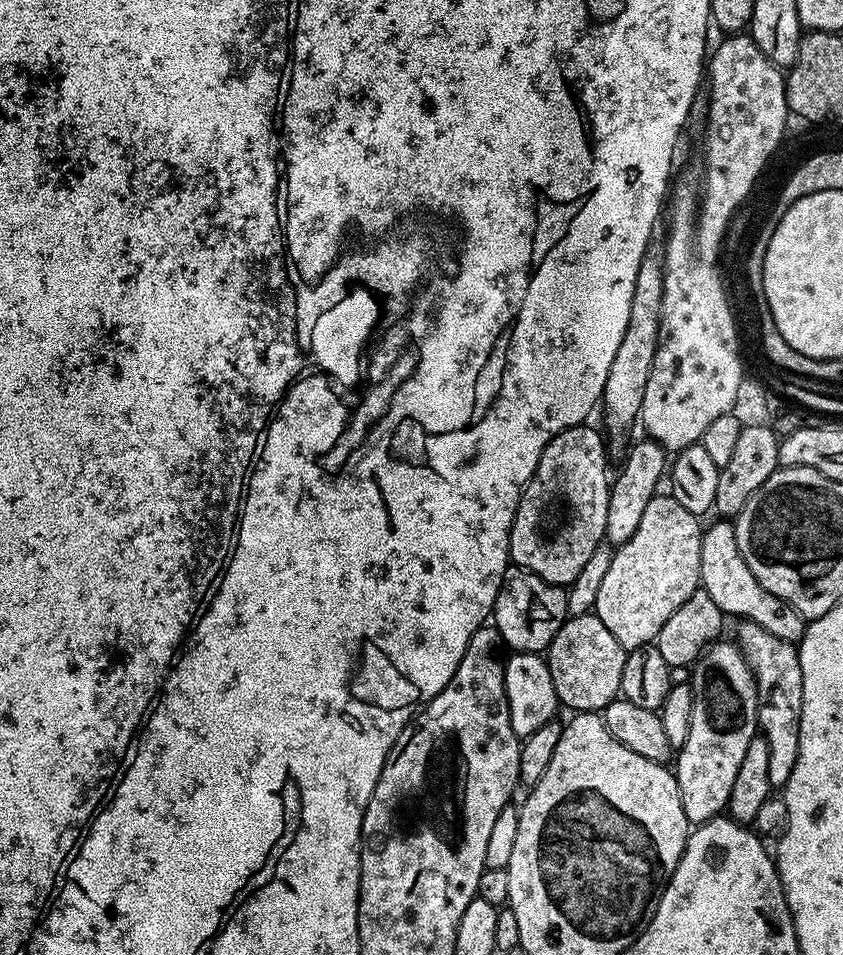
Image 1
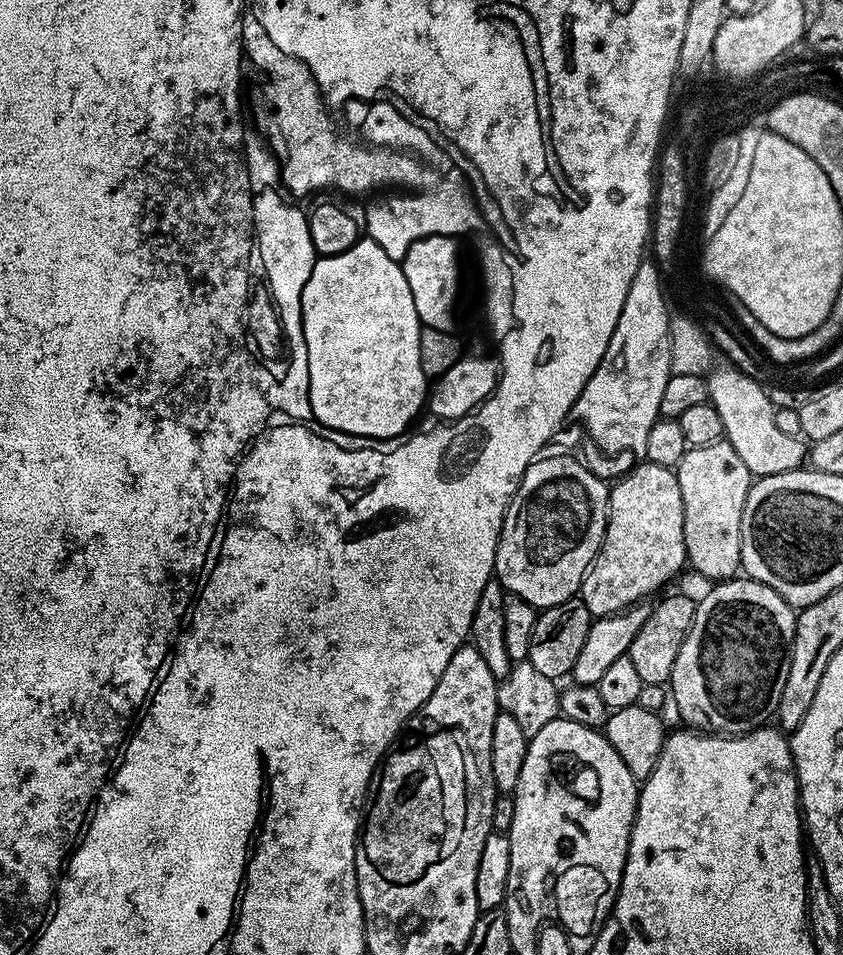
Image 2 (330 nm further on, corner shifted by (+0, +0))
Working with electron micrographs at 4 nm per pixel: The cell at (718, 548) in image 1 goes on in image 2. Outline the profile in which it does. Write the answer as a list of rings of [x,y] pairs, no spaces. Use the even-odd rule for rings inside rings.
[[[724,438],[712,444],[689,447],[674,471],[678,490],[682,490],[682,534],[687,563],[690,568],[692,564],[698,575],[712,580],[708,582],[733,579],[741,571],[742,510],[746,506],[746,494],[754,483],[752,473]]]

